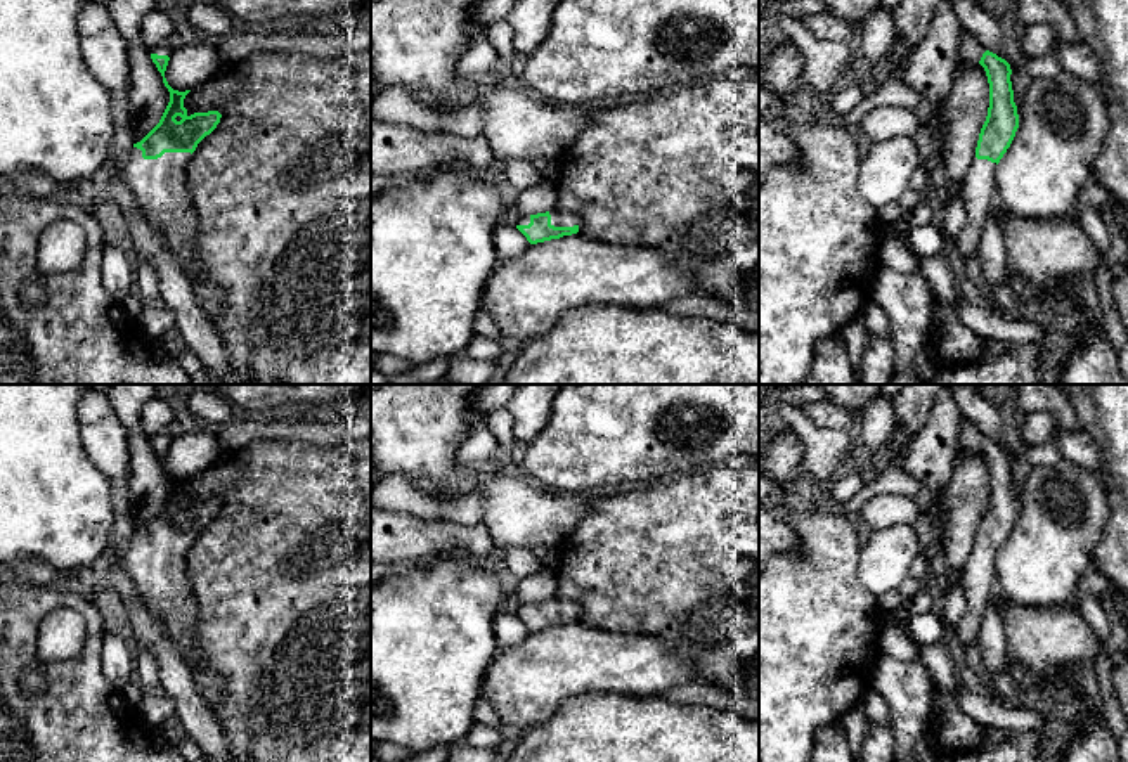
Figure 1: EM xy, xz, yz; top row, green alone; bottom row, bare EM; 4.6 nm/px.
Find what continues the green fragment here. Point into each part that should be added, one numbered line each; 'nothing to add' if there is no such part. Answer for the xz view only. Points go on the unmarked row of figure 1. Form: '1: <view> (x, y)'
1: xz (558, 607)

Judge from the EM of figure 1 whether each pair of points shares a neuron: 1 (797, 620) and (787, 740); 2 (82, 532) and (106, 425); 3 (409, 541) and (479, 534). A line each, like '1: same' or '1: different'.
1: same
2: different
3: same

